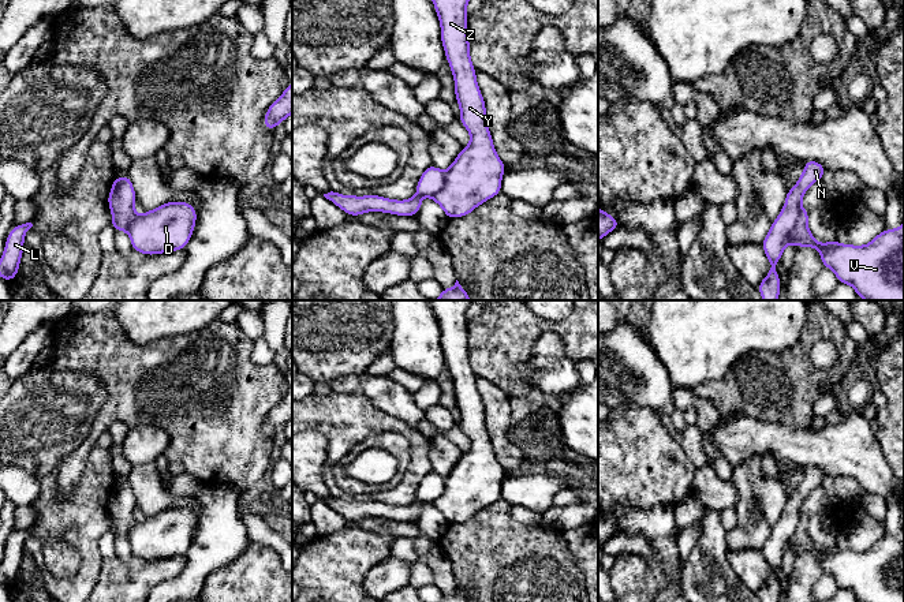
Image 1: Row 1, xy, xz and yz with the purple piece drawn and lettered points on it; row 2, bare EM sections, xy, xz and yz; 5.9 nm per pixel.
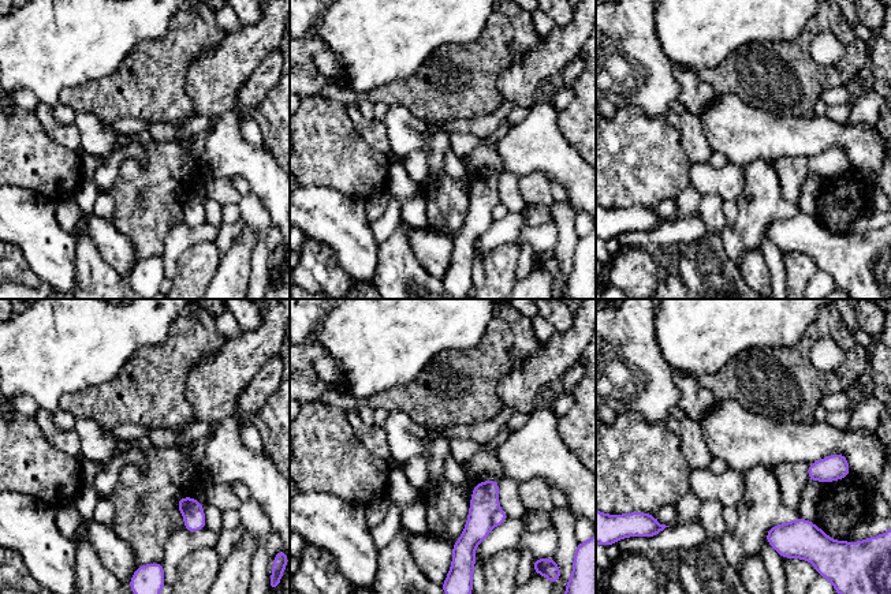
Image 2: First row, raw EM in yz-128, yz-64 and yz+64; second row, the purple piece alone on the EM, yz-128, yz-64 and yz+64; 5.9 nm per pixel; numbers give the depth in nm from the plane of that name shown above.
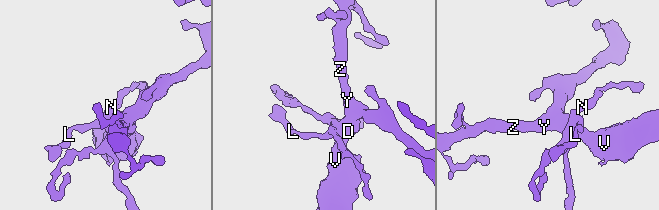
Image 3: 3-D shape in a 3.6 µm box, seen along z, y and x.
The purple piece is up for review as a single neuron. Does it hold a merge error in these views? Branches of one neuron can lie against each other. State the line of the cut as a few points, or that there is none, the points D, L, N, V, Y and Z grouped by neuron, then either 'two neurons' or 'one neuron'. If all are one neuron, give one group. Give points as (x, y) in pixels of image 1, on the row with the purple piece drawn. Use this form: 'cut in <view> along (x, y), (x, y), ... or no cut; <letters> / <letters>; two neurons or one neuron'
cut in yz along (800, 210), (796, 224), (784, 239), (783, 246); D L V Y Z / N; two neurons

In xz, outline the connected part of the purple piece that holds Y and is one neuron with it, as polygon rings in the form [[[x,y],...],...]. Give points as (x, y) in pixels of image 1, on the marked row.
[[[432,0],[441,25],[441,41],[447,60],[455,79],[455,96],[460,105],[459,121],[471,135],[470,145],[463,147],[445,172],[442,188],[432,198],[445,212],[448,220],[472,213],[477,206],[501,194],[501,177],[505,164],[496,153],[493,139],[486,123],[485,100],[481,94],[471,59],[470,41],[467,37],[466,7],[470,0]]]

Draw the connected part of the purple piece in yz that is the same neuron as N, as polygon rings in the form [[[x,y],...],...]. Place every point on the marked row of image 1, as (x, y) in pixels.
[[[807,160],[804,171],[796,184],[787,190],[787,199],[782,210],[773,221],[766,238],[762,242],[762,248],[769,258],[770,270],[765,280],[762,280],[757,289],[761,292],[763,300],[777,300],[781,284],[776,263],[781,259],[784,251],[784,239],[795,228],[800,216],[802,197],[810,186],[823,177],[826,169],[818,161]]]

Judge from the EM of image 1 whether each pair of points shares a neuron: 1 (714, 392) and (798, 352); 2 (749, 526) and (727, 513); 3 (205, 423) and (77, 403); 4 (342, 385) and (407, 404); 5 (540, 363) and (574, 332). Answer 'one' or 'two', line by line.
1: one
2: two
3: two
4: one
5: two

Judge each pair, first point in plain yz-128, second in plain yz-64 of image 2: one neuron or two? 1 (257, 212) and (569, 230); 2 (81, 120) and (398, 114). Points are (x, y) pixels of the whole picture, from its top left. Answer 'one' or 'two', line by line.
1: one
2: one

